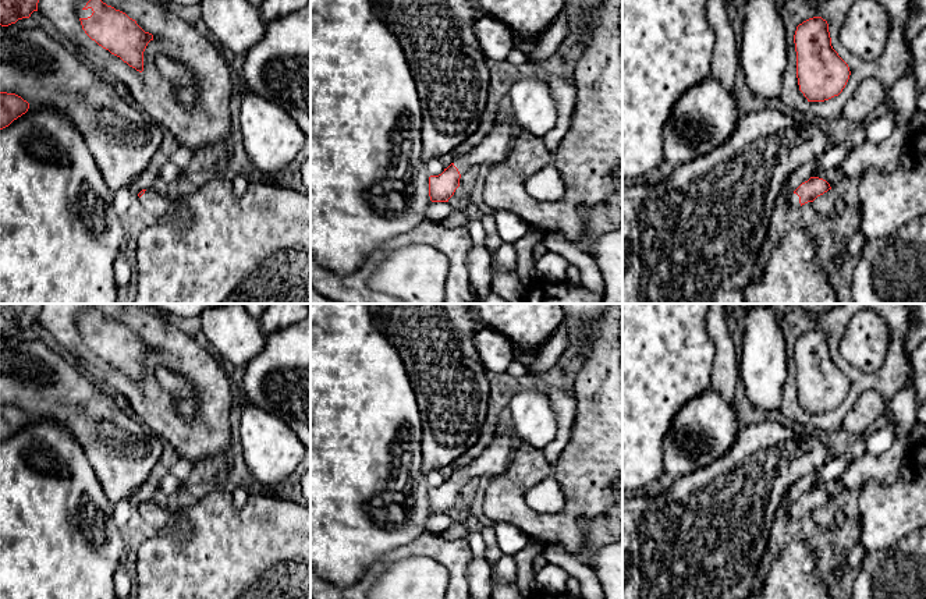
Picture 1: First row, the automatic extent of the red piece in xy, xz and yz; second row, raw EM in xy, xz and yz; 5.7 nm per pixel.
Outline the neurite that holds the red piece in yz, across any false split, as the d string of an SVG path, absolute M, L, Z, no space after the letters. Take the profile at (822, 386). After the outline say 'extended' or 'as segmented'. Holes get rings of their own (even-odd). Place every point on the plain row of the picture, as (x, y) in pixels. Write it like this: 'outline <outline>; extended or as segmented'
outline M822 329L803 333L796 339L794 355L798 397L808 414L838 408L851 383L831 358L827 333Z; as segmented

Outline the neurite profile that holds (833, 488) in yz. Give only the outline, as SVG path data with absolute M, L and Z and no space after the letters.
M834 479L826 483L819 483L815 489L826 492L831 500L834 500L838 495L841 495L848 488L841 483L840 479Z

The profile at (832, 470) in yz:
M887 410L861 437L856 437L855 443L841 456L831 458L823 467L816 471L813 478L809 478L810 489L815 489L819 483L826 483L842 474L842 471L855 460L866 457L866 442L872 432L879 430L888 422L890 410Z

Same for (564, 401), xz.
M556 389L550 393L550 398L554 404L557 433L542 451L549 462L554 462L571 437L576 397L574 390Z

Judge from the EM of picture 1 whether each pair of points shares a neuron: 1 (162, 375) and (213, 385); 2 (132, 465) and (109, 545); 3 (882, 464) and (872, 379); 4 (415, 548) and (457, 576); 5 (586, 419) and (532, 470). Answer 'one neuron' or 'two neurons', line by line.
1: two neurons
2: two neurons
3: two neurons
4: one neuron
5: one neuron

